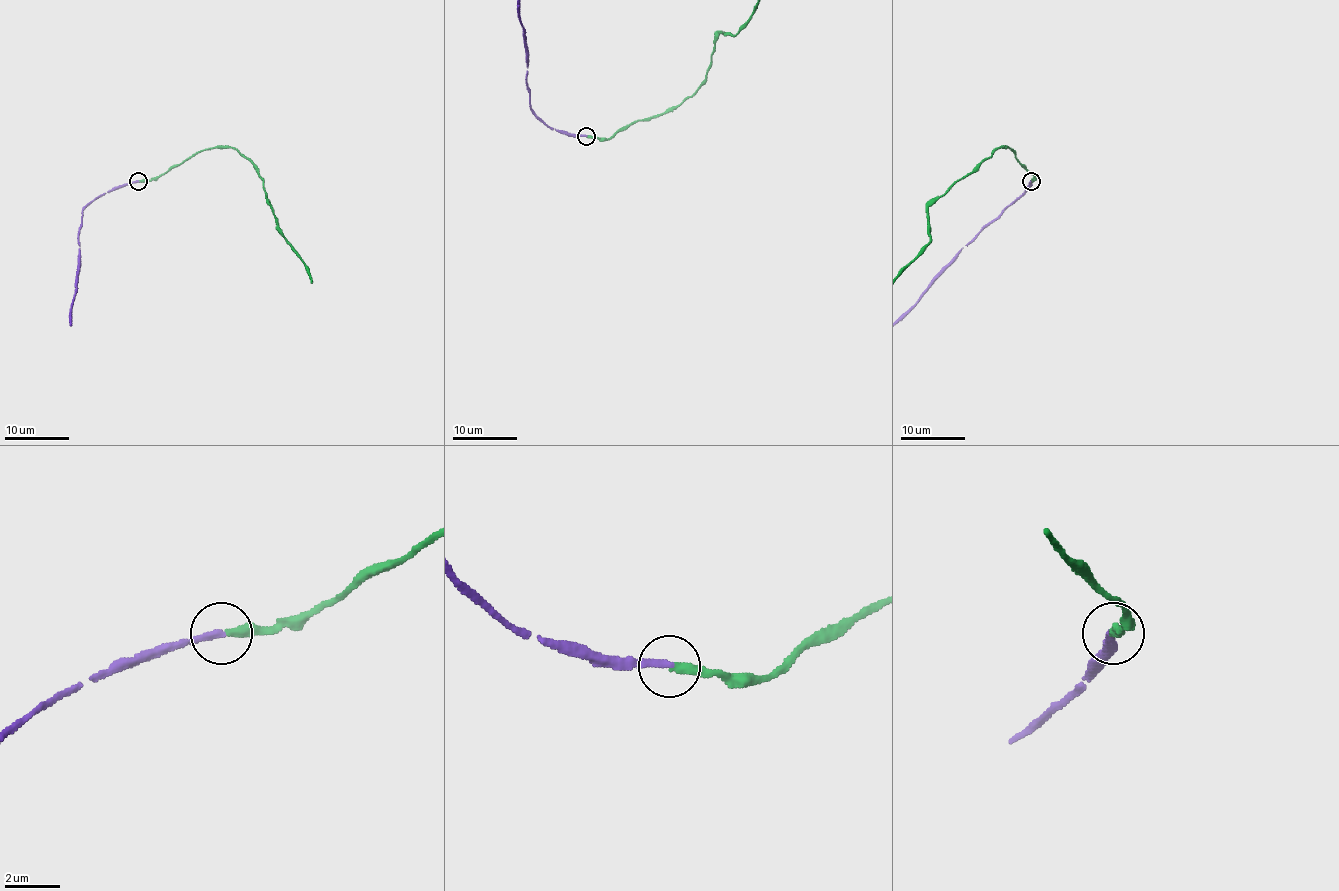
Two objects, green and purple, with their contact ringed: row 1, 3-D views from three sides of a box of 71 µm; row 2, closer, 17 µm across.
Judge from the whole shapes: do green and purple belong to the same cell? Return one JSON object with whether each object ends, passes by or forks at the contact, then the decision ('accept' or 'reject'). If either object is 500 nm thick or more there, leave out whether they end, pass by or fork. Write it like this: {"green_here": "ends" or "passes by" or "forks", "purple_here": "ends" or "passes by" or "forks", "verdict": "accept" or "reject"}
{"green_here": "ends", "purple_here": "ends", "verdict": "accept"}

